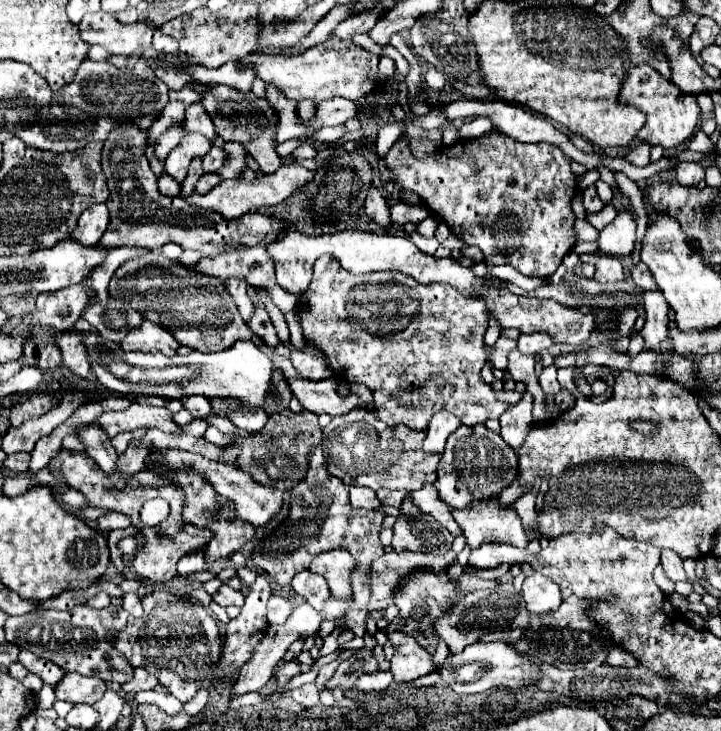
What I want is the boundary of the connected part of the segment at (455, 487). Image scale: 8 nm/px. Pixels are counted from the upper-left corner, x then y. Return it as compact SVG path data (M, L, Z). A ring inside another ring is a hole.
M461 425L445 445L439 461L435 487L439 497L453 509L467 509L475 501L489 501L499 497L499 493L509 487L517 477L517 453L509 447L499 433L489 431L485 425Z

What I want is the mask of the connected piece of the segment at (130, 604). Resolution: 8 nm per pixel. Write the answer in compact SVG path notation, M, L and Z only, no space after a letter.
M127 593L127 595L123 595L123 607L125 607L131 615L135 615L135 617L139 617L139 615L143 613L143 609L141 609L141 601L139 601L139 597L137 597L135 593Z

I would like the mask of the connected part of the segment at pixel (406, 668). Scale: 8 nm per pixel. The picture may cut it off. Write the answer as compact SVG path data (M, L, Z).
M393 631L389 639L395 647L395 655L391 659L391 669L389 669L393 673L395 683L413 681L435 669L431 663L431 655L411 635Z

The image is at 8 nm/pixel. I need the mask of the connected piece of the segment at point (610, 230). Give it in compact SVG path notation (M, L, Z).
M619 213L599 237L599 253L627 257L635 249L635 219L631 213Z

